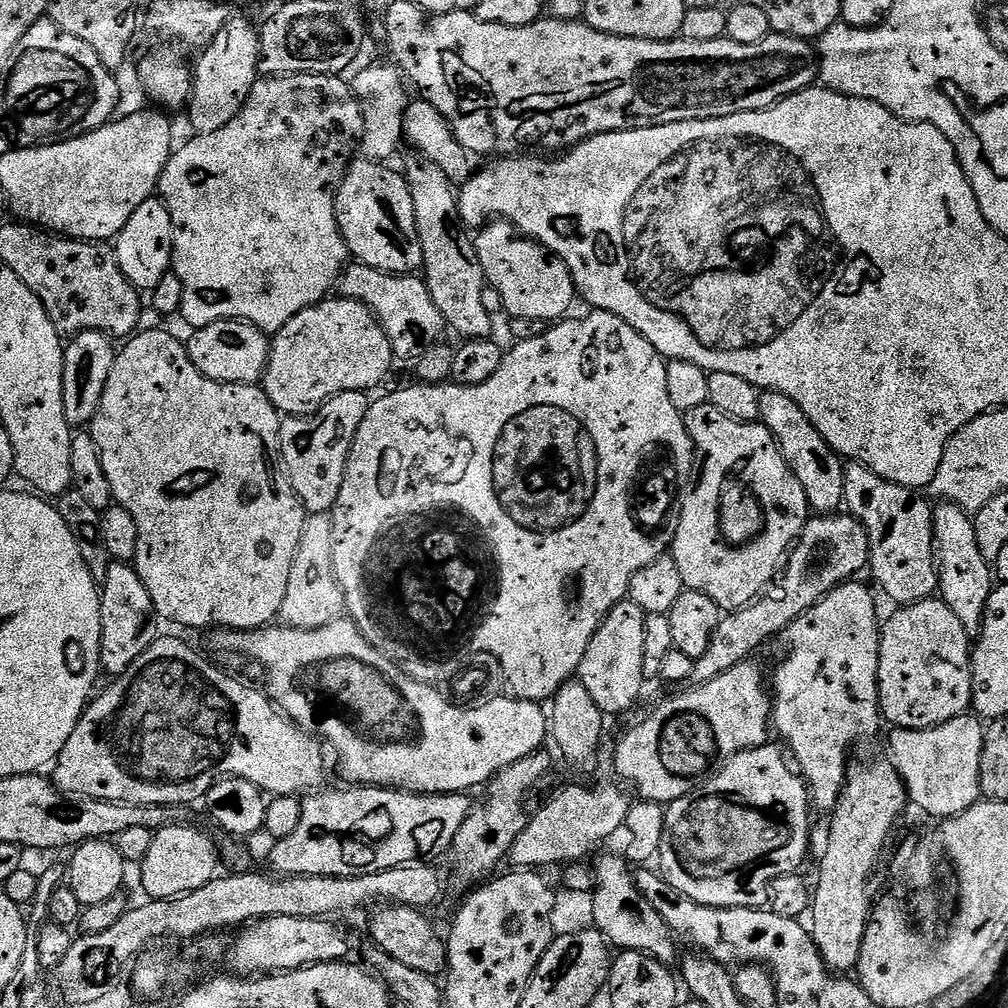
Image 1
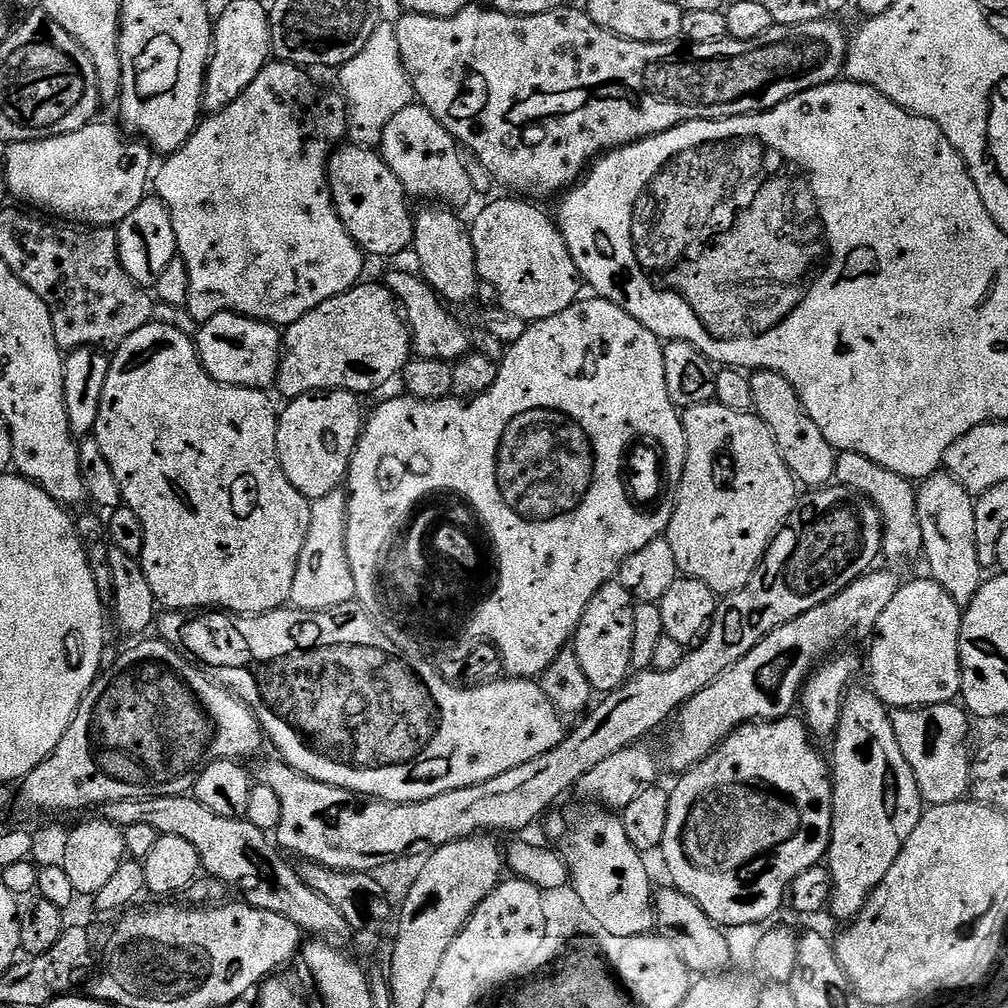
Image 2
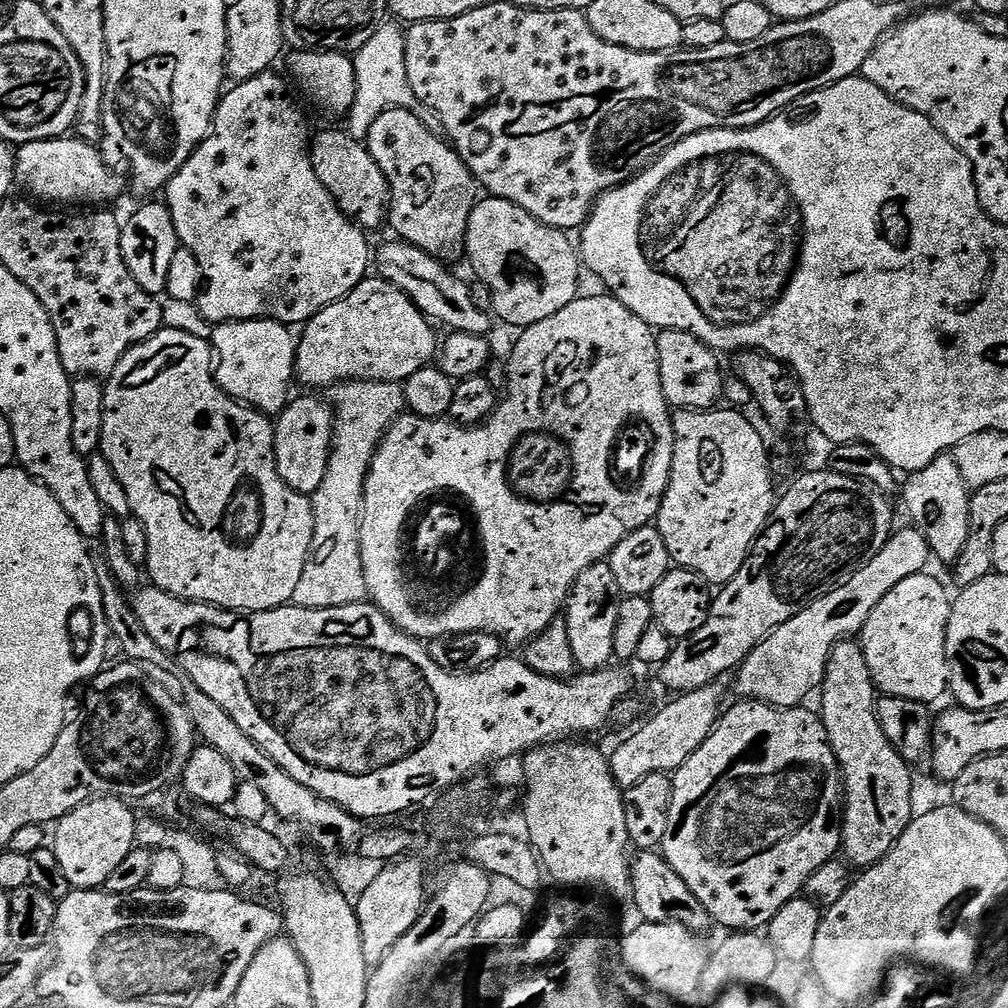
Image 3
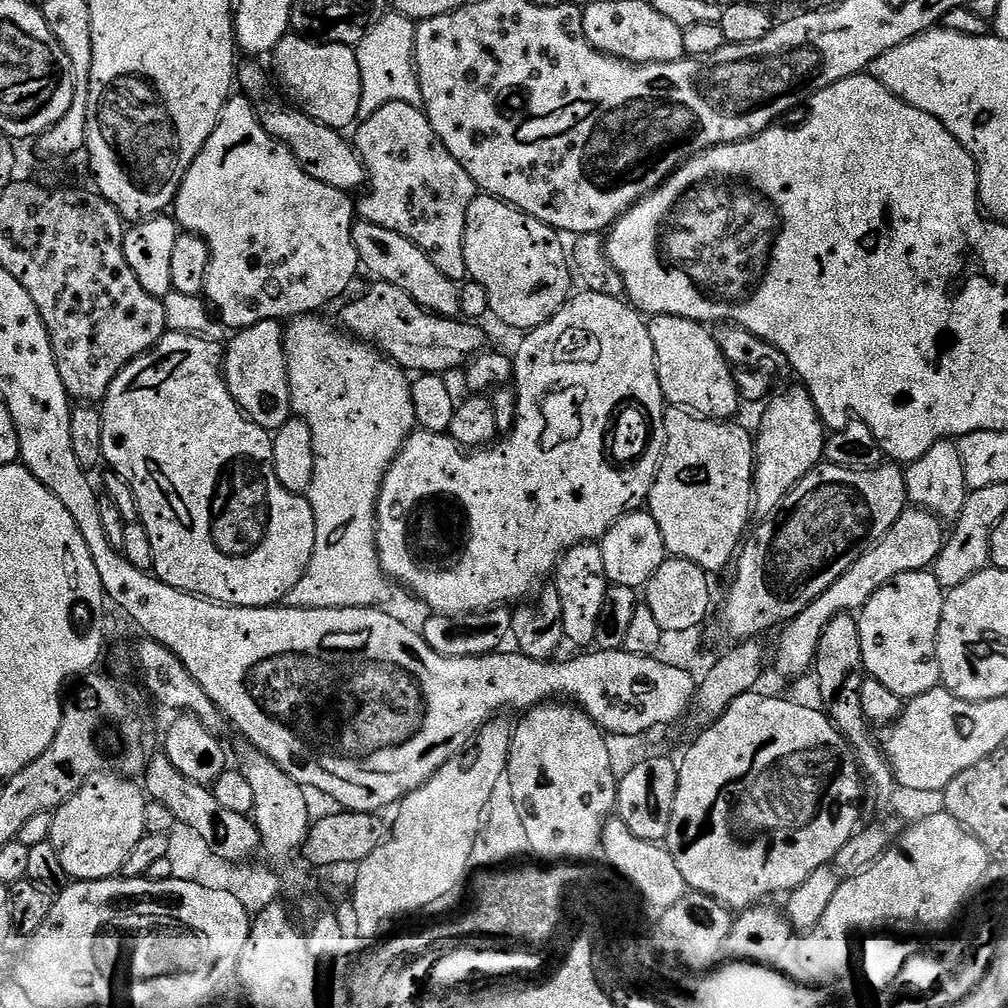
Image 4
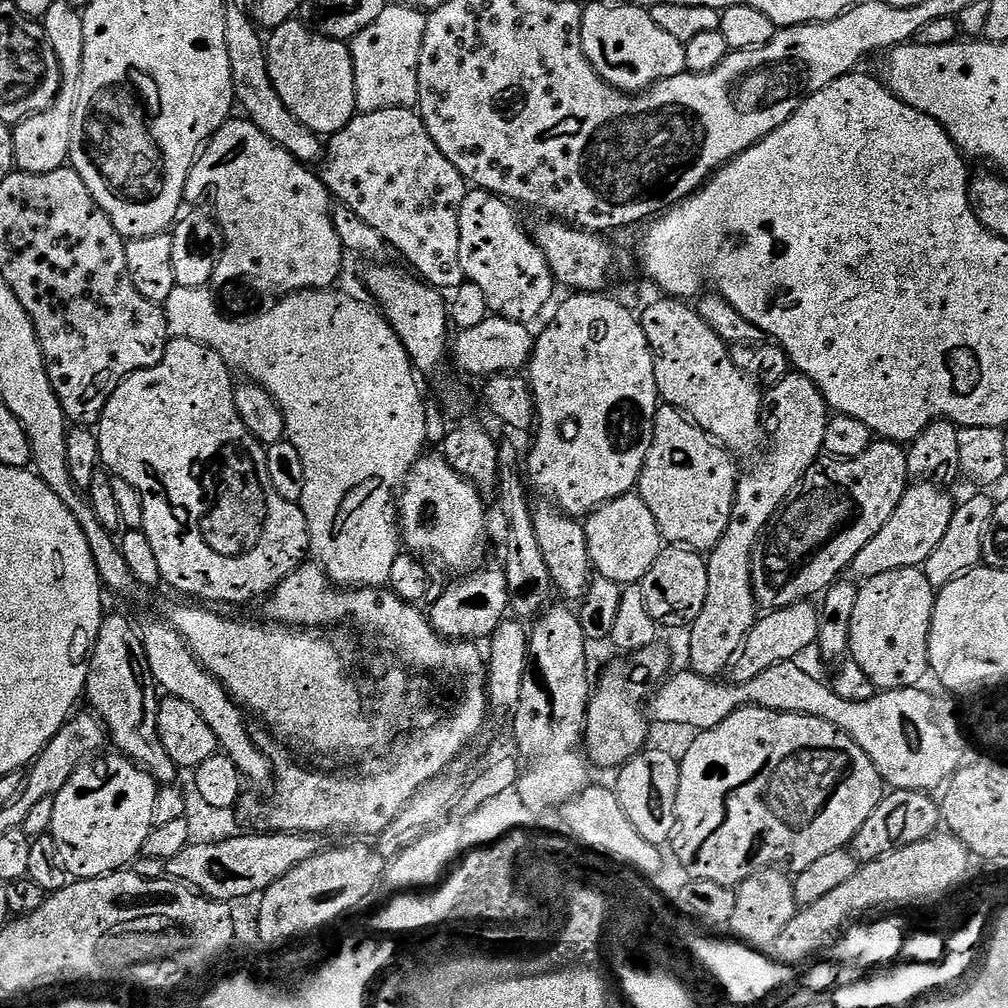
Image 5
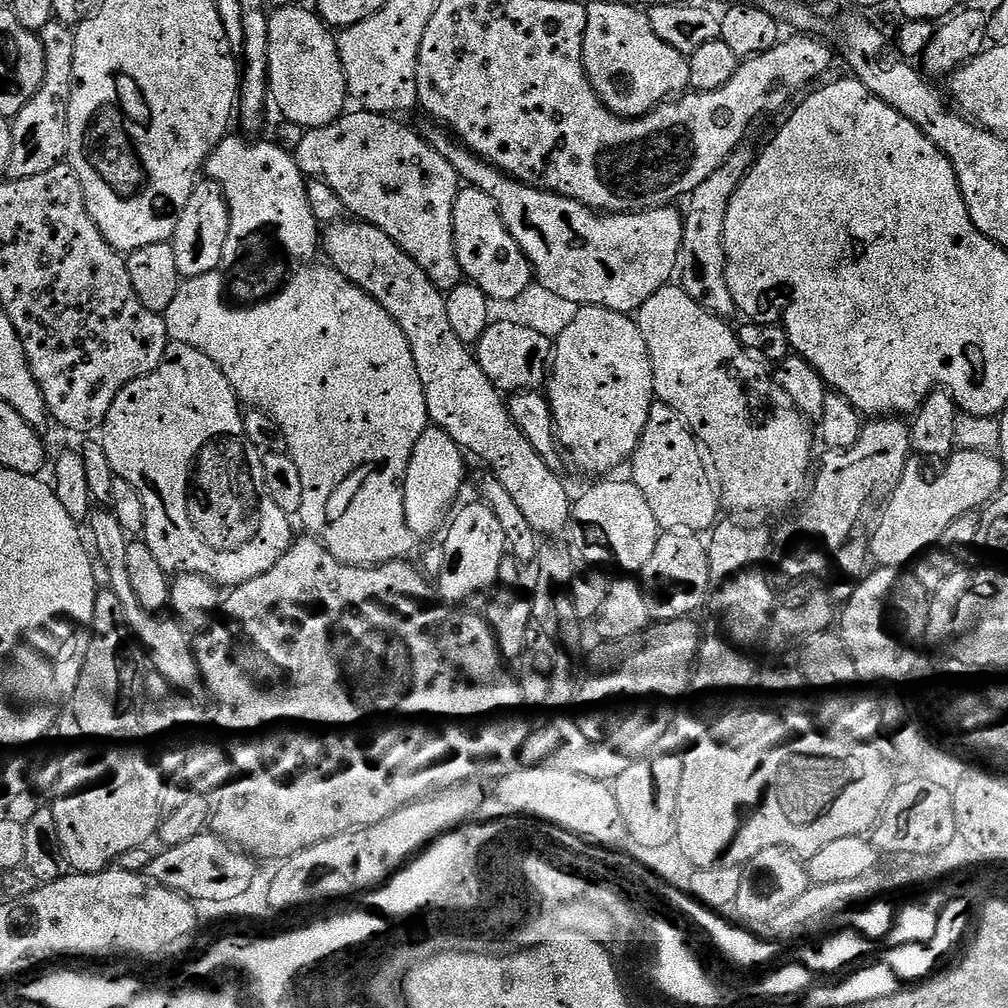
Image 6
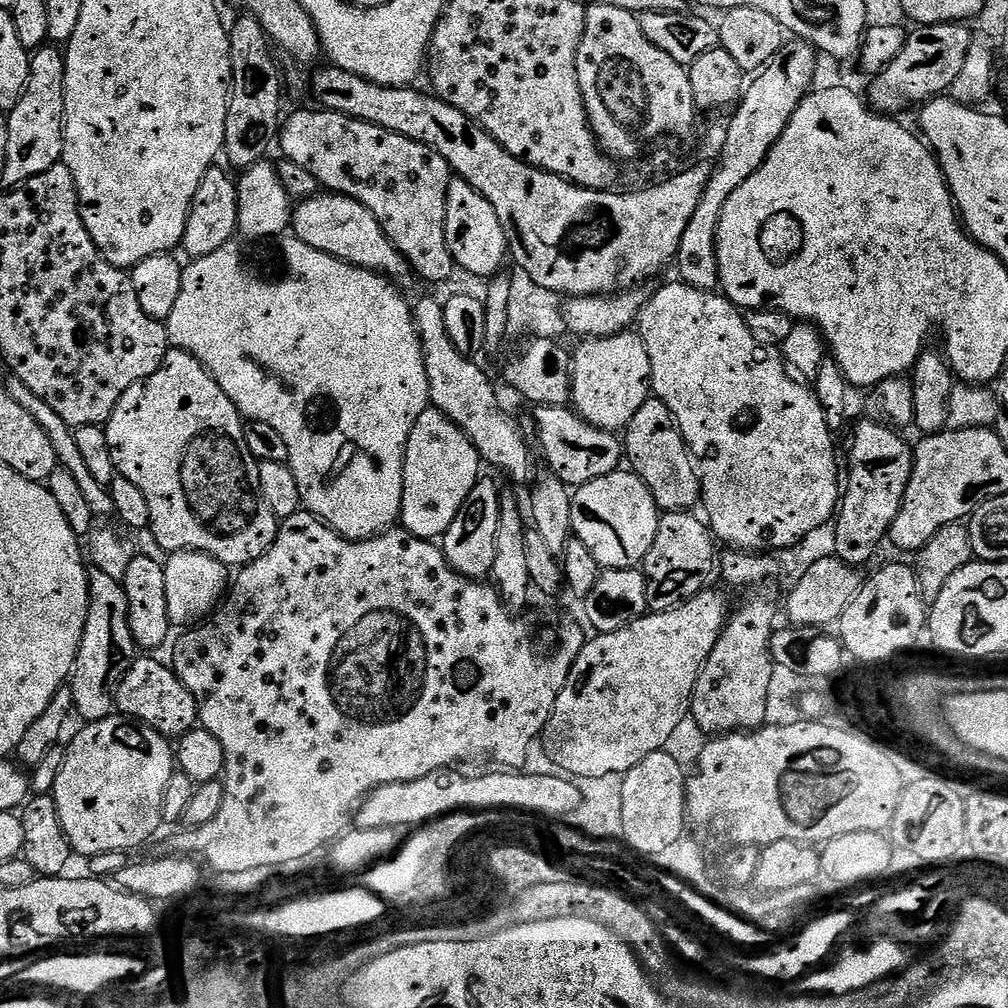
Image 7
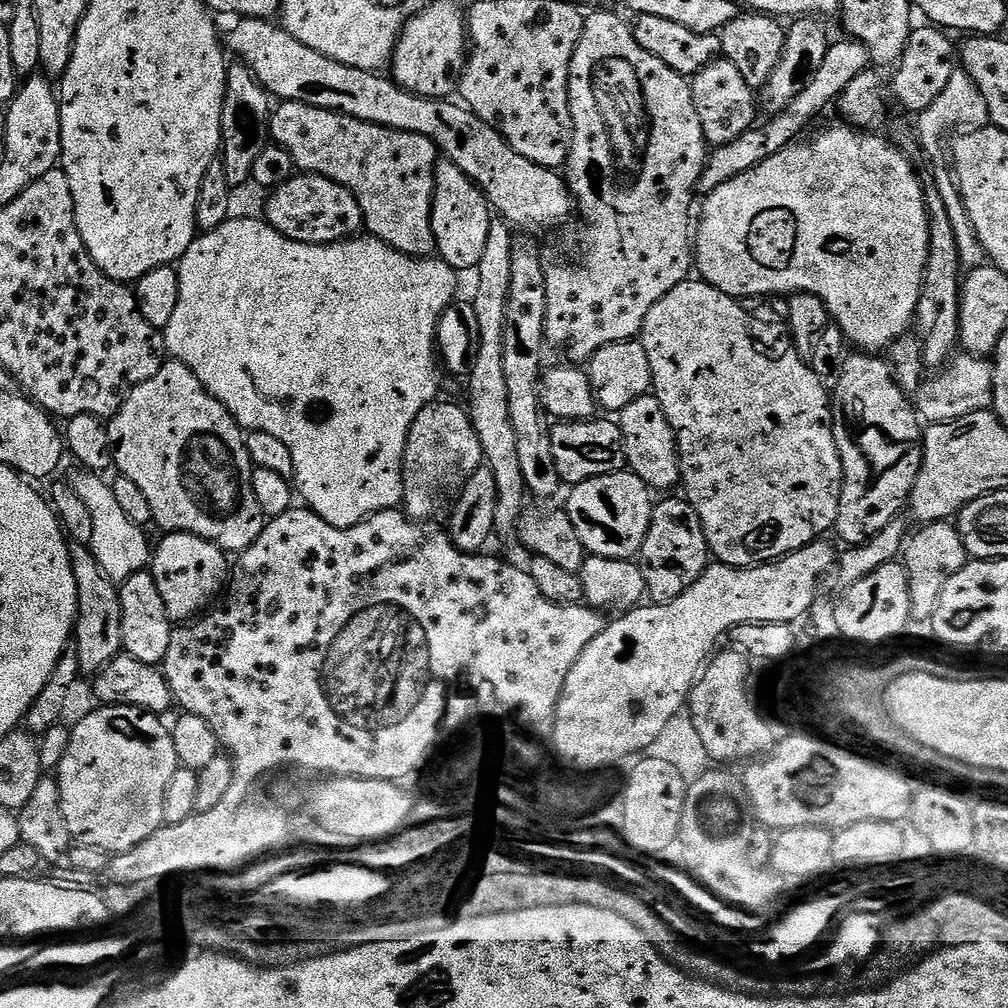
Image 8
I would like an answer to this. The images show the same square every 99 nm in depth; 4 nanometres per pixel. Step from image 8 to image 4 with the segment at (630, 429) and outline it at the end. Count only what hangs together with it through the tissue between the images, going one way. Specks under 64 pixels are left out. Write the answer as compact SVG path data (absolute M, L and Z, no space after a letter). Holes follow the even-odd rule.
M675 406L665 411L664 421L666 446L646 508L658 522L658 530L662 530L664 551L669 557L689 560L715 574L733 563L749 531L748 519L754 516L753 433L737 422L701 418Z

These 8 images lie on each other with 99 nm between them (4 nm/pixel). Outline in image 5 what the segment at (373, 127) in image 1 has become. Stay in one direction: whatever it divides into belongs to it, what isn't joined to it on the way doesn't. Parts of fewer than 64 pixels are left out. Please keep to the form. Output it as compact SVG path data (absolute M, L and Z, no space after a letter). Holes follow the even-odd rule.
M389 3L350 42L356 87L356 111L377 112L391 108L415 109L420 102L418 94L418 66L422 54L422 38L426 34L427 15L421 9Z

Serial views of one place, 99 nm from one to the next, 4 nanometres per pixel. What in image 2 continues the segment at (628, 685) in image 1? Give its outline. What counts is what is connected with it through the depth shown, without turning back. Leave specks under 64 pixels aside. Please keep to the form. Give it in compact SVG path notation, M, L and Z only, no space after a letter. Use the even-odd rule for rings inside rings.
M614 579L606 586L602 586L598 594L594 594L594 598L590 598L590 606L586 606L586 614L582 614L582 622L578 622L574 651L593 693L615 693L623 688L624 681L632 672L636 606L637 601L632 599L626 586L622 586L619 579Z

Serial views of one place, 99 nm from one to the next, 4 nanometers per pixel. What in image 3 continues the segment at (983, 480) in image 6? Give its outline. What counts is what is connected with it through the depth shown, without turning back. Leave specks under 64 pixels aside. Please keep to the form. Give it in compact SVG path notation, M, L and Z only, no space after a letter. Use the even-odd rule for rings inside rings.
M914 526L897 527L889 536L886 546L866 566L862 566L844 584L830 594L818 598L806 610L794 614L790 622L782 622L768 634L740 665L736 676L736 696L745 700L761 700L776 708L798 708L808 695L815 693L824 683L826 662L838 642L859 637L866 618L898 586L898 582L925 571L930 553L926 538Z

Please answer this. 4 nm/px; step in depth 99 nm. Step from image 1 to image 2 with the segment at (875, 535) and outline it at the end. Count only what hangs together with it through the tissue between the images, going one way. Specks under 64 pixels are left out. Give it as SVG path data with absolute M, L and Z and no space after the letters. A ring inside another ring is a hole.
M840 452L836 457L835 483L869 500L878 510L884 524L882 552L885 557L888 555L892 560L908 560L911 556L919 557L923 553L922 526L918 526L917 485L913 481L870 462L870 458L862 458L862 454Z

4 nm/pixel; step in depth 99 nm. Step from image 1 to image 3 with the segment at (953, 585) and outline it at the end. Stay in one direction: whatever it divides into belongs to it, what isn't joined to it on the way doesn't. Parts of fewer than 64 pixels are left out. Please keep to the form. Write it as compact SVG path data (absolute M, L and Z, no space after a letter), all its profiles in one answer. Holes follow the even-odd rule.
M945 454L934 458L930 466L922 466L922 470L911 473L904 484L904 508L915 528L923 534L928 543L928 551L948 566L955 565L962 554L962 546L966 546L966 534L970 534L970 502L972 501L968 484L962 478L962 470L958 470L955 455Z

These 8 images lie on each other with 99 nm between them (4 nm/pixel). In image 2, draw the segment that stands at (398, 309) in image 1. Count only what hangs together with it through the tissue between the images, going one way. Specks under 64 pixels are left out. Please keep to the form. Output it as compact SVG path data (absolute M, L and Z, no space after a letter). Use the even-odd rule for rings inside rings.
M392 272L386 279L386 287L396 297L396 303L402 309L402 315L408 326L408 335L412 337L412 350L422 360L443 360L455 362L470 352L470 332L464 329L450 313L445 301L437 295L423 278L408 272Z

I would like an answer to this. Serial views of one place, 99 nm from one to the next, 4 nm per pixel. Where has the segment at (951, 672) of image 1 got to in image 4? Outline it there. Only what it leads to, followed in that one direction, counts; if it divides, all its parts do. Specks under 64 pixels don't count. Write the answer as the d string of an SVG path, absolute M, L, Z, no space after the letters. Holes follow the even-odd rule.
M935 571L907 572L879 588L859 609L864 671L905 702L940 684L936 639L945 595Z

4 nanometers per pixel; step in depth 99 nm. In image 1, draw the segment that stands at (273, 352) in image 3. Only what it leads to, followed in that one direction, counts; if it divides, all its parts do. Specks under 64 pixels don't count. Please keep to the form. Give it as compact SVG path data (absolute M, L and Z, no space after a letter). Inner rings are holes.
M219 320L205 328L197 328L191 333L192 337L187 337L186 347L194 366L206 378L216 380L219 384L254 384L259 385L264 379L264 371L268 365L268 350L270 340L265 333L254 325L243 320Z

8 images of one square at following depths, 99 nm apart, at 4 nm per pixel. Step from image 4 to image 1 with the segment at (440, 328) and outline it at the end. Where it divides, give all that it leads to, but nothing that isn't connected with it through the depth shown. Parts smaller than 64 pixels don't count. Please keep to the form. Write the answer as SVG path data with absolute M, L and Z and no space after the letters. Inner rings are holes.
M329 298L290 318L290 322L271 337L262 387L276 411L285 417L311 416L332 396L343 392L368 392L378 387L387 378L392 364L392 347L374 313L357 300Z

